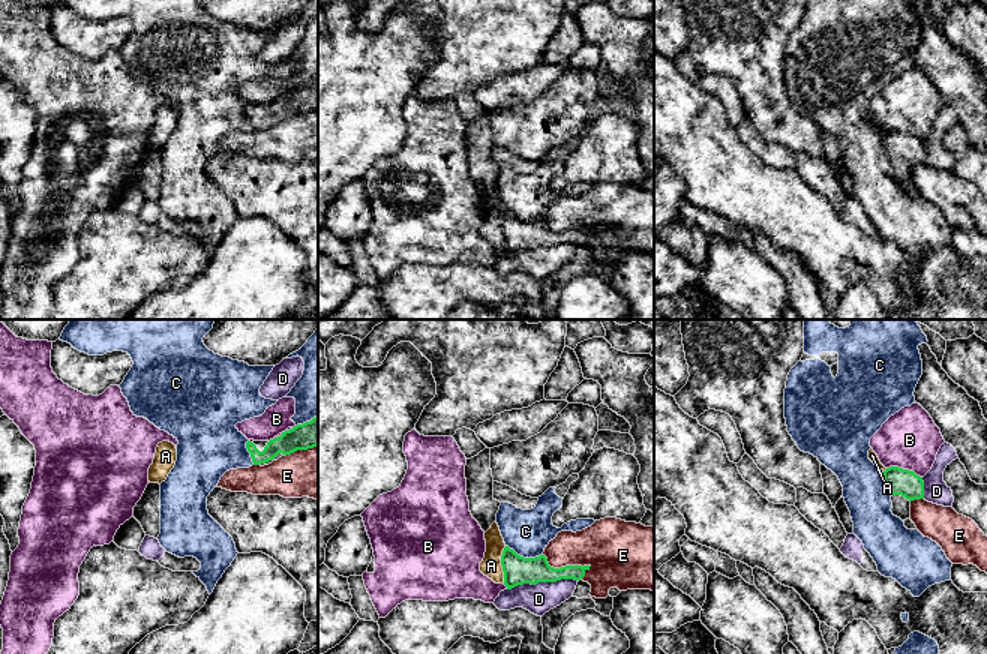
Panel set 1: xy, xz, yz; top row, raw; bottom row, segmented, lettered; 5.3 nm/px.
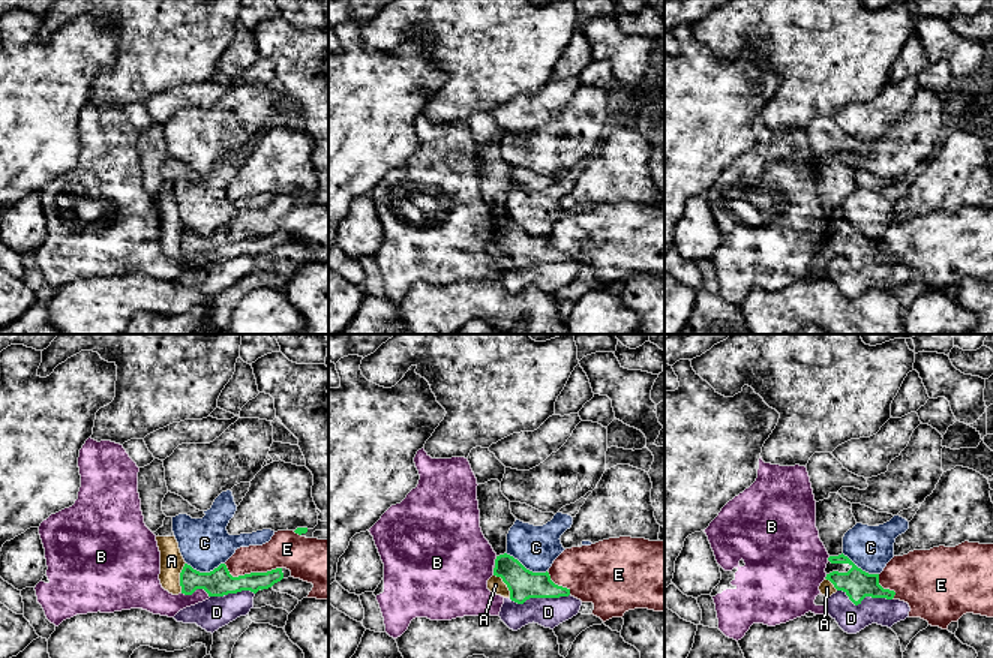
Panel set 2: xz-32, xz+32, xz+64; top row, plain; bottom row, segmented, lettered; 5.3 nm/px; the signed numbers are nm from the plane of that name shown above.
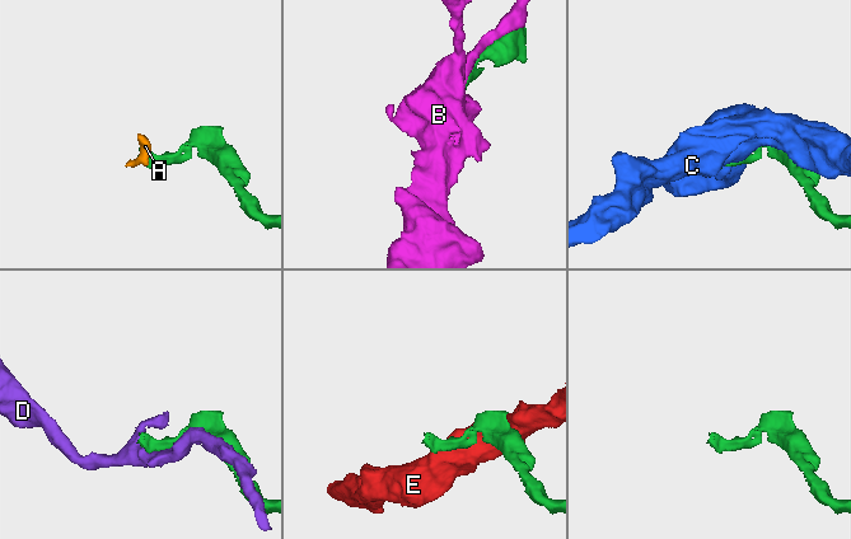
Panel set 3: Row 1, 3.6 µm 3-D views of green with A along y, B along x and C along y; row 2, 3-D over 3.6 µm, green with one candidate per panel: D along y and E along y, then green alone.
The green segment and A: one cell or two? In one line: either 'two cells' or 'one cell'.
two cells

